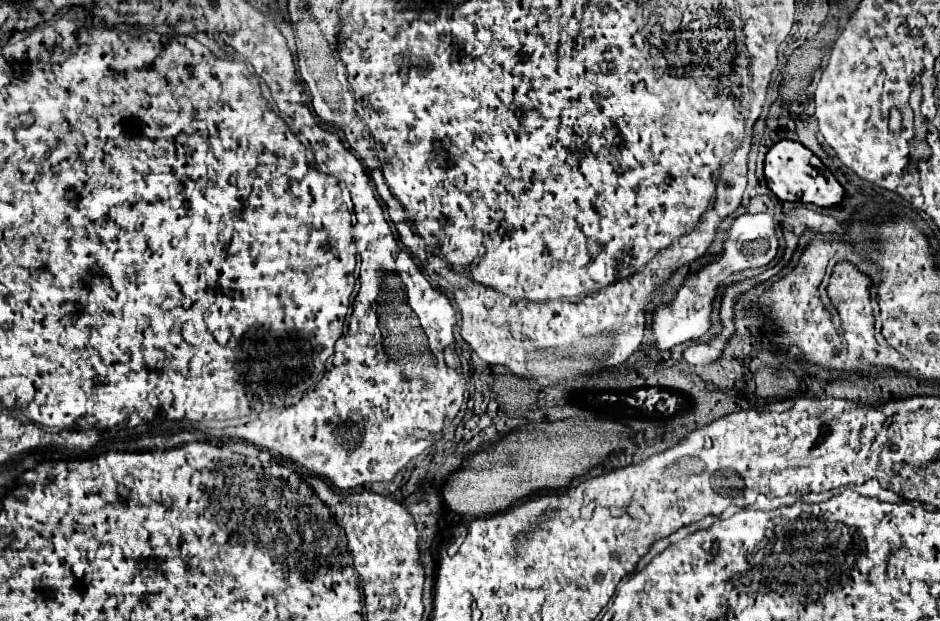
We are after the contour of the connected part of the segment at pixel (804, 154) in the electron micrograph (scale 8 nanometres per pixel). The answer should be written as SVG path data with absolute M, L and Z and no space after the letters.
M797 141L775 143L765 157L765 179L769 189L781 201L801 201L817 207L841 207L845 199L845 189L833 177L833 173L821 163L821 159Z

